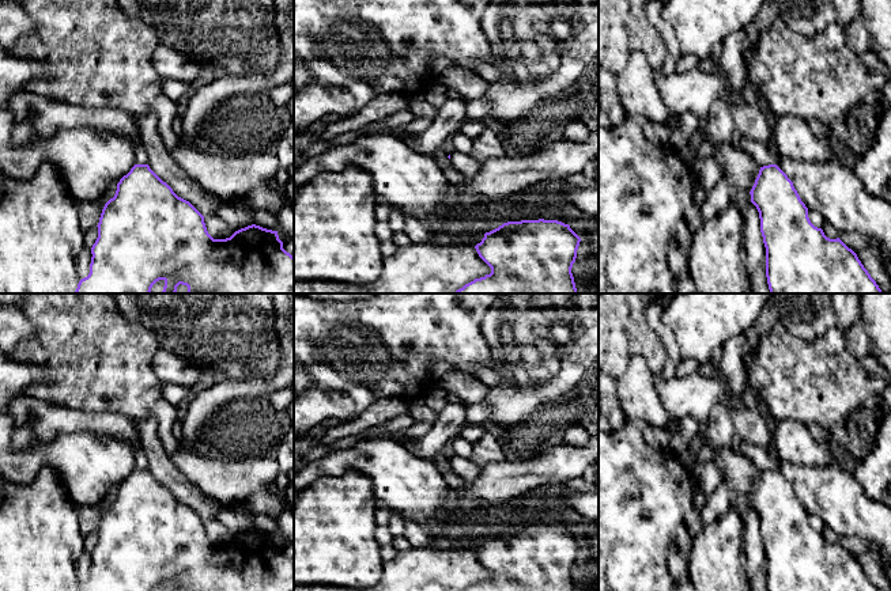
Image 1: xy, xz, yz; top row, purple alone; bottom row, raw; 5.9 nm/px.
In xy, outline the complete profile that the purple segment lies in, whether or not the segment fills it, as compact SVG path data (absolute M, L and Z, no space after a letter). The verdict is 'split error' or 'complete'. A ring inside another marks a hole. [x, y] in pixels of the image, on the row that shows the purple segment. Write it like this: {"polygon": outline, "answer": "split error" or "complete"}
{"polygon": "M135 164L120 179L116 194L105 204L97 227L98 238L91 247L90 273L79 281L73 293L150 293L152 285L159 280L165 281L162 293L175 293L180 284L188 287L188 293L294 293L294 257L283 249L278 231L252 224L235 231L230 238L214 239L207 231L204 216L189 201L178 197L148 164Z", "answer": "complete"}

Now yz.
{"polygon": "M777 164L760 167L750 194L751 202L759 212L770 293L883 293L852 249L839 238L827 238L822 228L811 223L808 208L801 201L793 182Z", "answer": "complete"}

